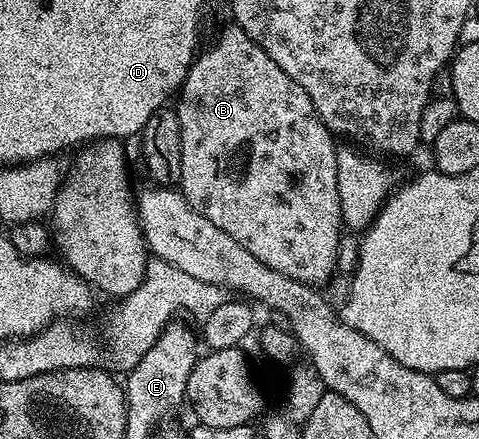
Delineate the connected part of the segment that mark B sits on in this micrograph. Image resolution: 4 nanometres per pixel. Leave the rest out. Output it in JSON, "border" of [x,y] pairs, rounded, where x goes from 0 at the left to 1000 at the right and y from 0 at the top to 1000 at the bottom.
{"border":[[[476,52],[457,75],[457,87],[409,128],[399,141],[399,157],[390,164],[390,175],[382,182],[382,198],[370,214],[370,232],[363,253],[378,280],[378,408],[374,421],[386,456],[445,517],[461,517],[511,572],[522,572],[526,581],[537,581],[553,608],[570,608],[570,617],[587,617],[587,626],[603,626],[603,636],[620,636],[628,645],[651,654],[674,654],[674,647],[704,622],[706,567],[712,542],[712,472],[708,469],[708,437],[704,435],[704,321],[701,314],[683,296],[678,280],[658,257],[653,226],[637,216],[637,198],[628,189],[612,189],[562,125],[511,71],[501,57]]]}

